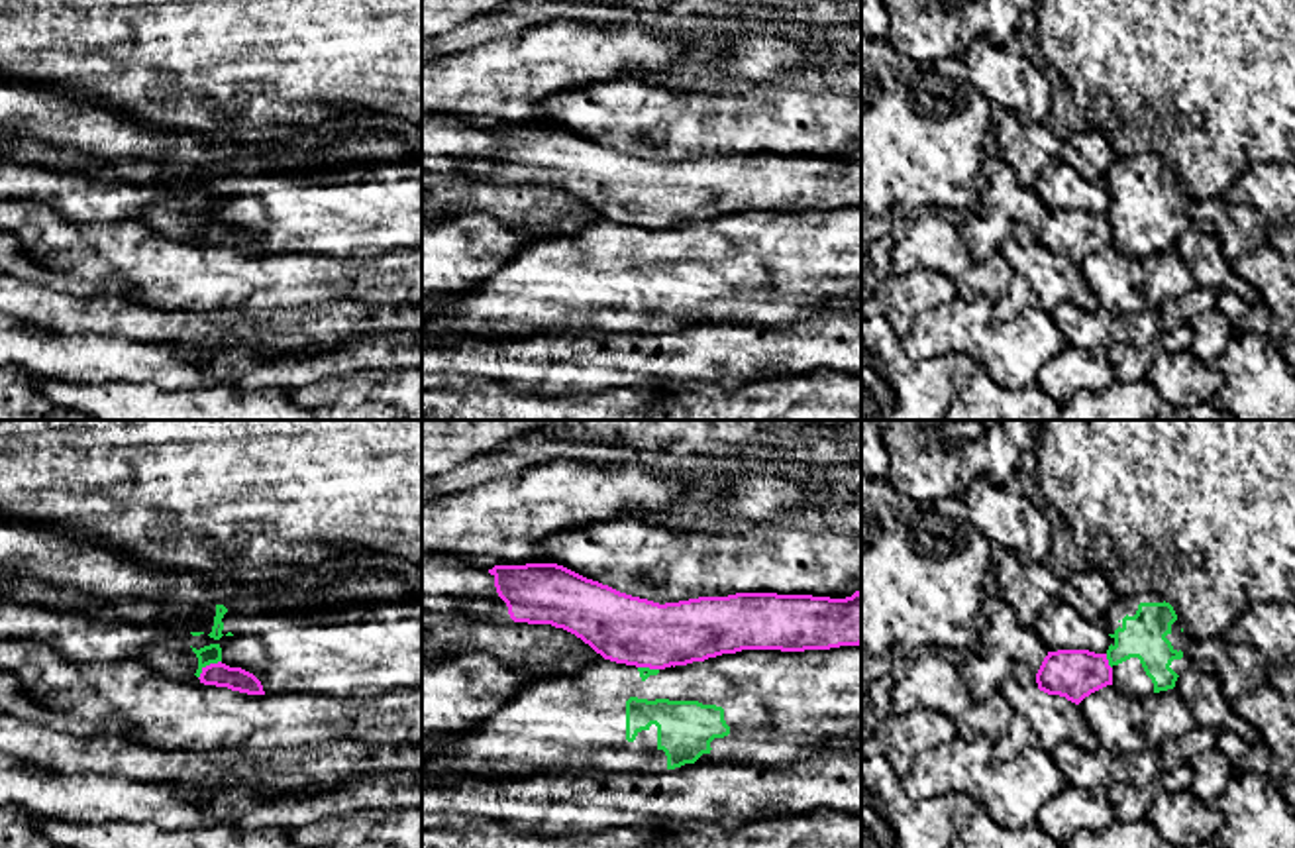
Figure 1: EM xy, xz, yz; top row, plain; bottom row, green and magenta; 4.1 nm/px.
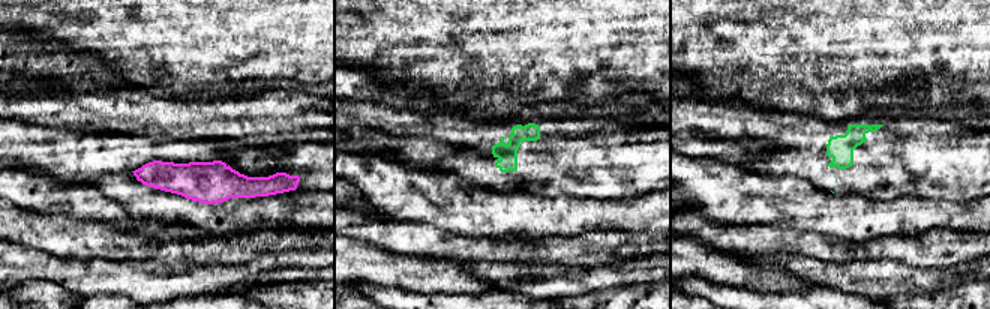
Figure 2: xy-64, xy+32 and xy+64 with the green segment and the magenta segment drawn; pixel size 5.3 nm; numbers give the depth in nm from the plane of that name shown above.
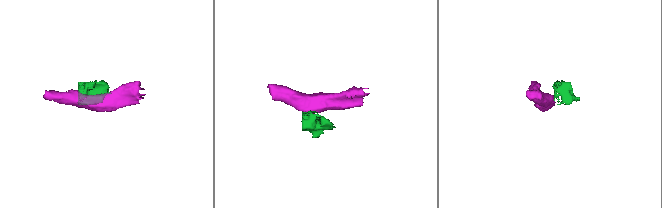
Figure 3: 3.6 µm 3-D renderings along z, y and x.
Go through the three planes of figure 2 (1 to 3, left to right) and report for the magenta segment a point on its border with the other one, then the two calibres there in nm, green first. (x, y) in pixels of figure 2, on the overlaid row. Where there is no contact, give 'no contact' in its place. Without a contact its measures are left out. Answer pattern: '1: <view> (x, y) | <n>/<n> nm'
1: no contact
2: no contact
3: no contact

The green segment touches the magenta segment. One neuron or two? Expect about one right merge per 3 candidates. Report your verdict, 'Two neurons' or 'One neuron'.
Two neurons

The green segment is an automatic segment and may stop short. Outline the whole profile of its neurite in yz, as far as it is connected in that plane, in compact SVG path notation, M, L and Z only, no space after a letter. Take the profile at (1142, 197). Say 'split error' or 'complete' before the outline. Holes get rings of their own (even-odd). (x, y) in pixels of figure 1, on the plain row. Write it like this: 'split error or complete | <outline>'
split error | M1156 153L1116 155L1105 173L1105 188L1113 245L1120 253L1146 257L1173 249L1177 238L1193 228L1191 200L1173 167Z

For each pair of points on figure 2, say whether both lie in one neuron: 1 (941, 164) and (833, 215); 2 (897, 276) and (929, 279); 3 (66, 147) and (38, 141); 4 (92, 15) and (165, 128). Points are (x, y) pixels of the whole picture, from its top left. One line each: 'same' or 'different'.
1: different
2: same
3: same
4: different

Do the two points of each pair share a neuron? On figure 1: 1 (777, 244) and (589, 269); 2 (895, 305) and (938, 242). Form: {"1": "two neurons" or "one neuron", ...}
{"1": "one neuron", "2": "two neurons"}

